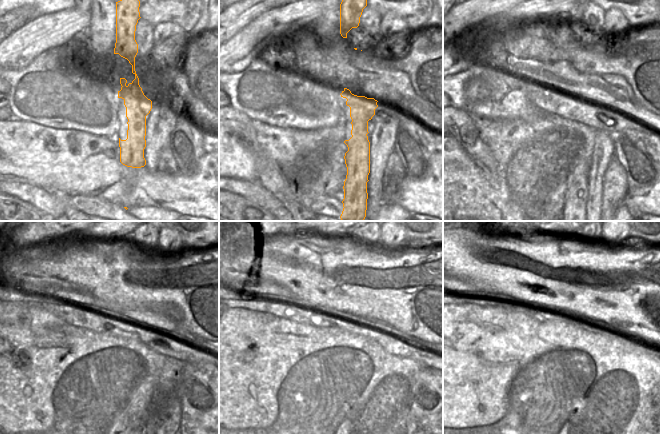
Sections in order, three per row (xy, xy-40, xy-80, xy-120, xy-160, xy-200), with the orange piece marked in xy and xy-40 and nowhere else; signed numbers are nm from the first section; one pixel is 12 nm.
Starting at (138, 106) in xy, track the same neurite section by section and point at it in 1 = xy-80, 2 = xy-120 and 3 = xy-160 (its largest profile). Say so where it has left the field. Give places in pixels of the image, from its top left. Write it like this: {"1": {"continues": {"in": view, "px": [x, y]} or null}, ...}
{"1": {"continues": {"in": "xy-80", "px": [577, 181]}}, "2": {"continues": {"in": "xy-120", "px": [130, 420]}}, "3": {"continues": {"in": "xy-160", "px": [373, 333]}}}

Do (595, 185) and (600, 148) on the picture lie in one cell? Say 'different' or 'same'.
same

